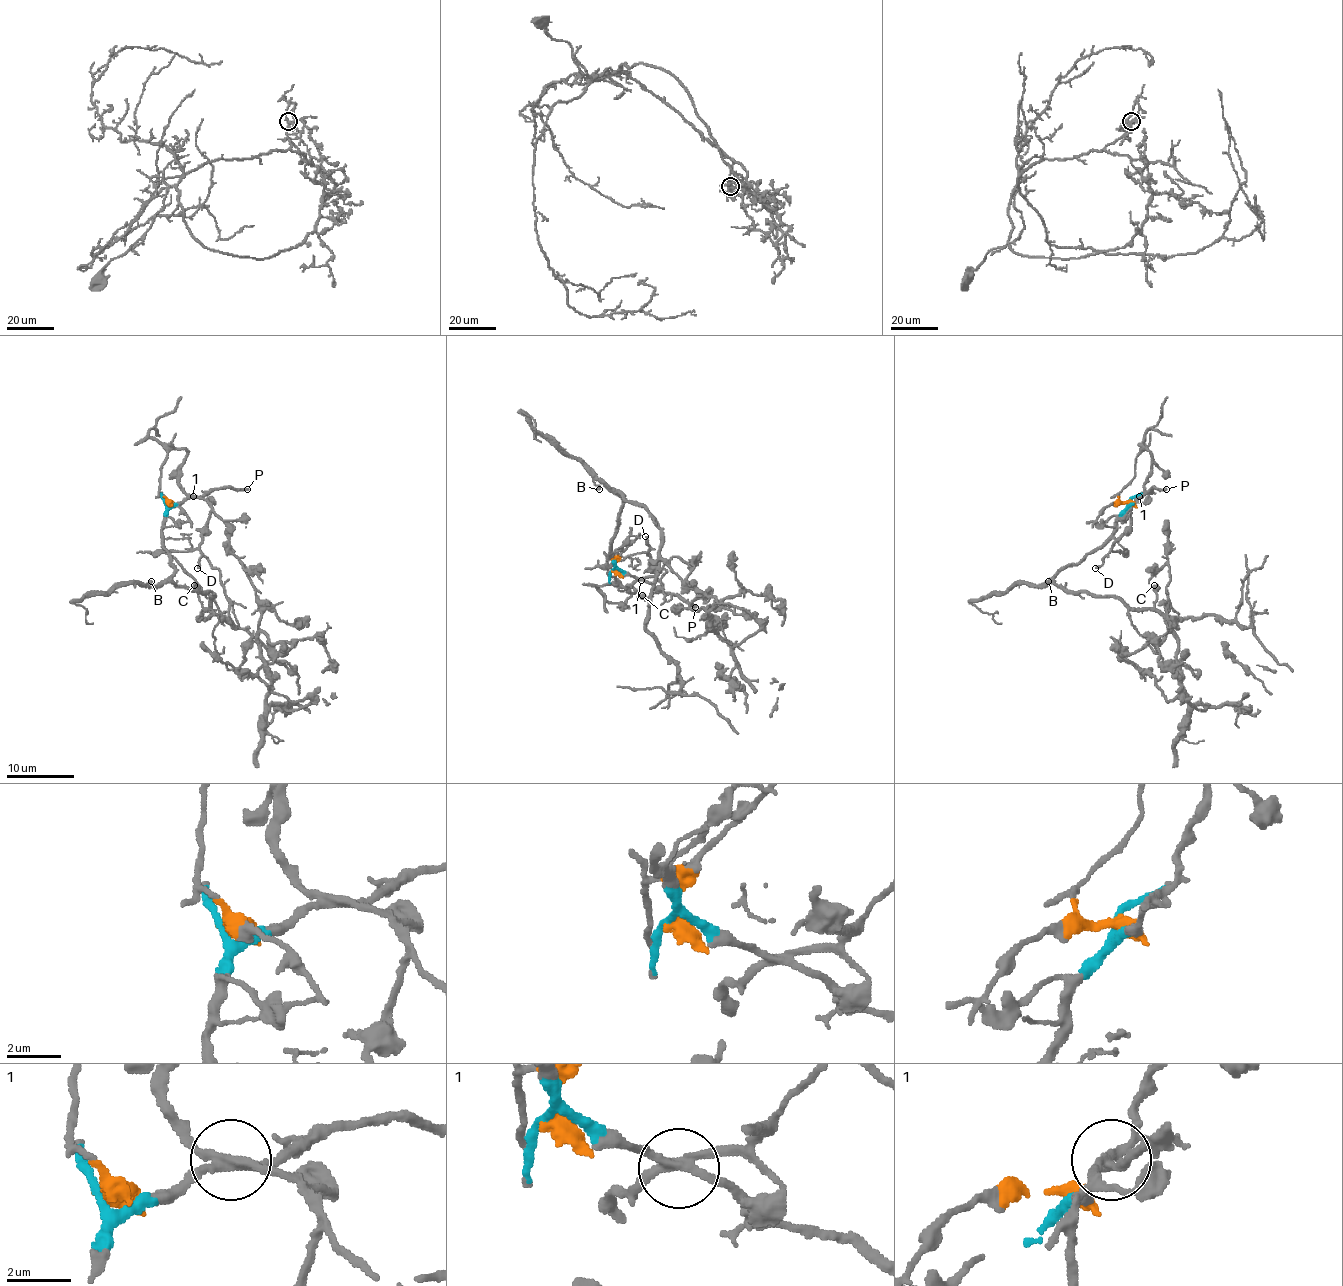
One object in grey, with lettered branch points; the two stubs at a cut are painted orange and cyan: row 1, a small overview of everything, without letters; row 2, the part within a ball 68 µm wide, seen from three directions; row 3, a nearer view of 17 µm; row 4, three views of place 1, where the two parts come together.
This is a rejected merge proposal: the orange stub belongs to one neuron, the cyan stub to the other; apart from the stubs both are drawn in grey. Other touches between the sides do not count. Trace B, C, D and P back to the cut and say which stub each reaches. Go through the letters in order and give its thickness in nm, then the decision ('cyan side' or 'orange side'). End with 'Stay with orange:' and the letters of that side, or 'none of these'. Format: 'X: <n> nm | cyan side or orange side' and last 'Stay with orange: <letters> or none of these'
B: 140 nm | cyan side
C: 600 nm | cyan side
D: 200 nm | orange side
P: 280 nm | cyan side
Stay with orange: D

